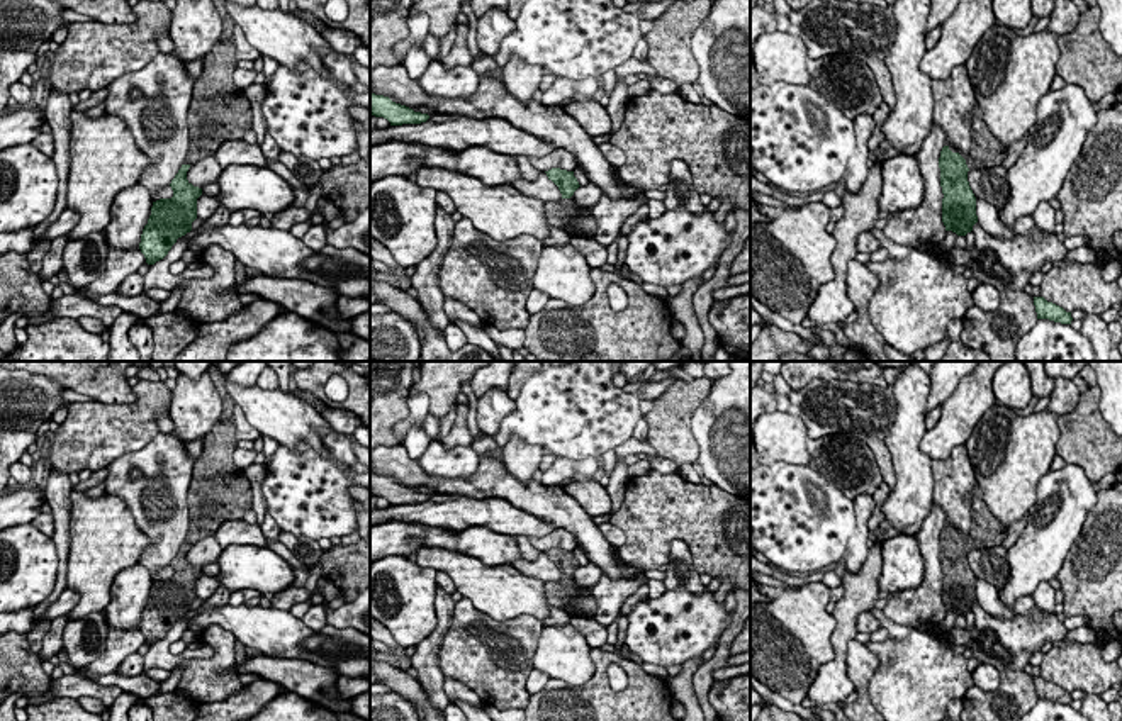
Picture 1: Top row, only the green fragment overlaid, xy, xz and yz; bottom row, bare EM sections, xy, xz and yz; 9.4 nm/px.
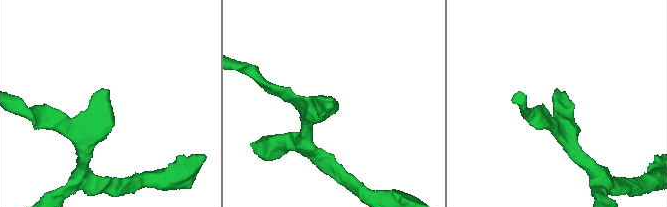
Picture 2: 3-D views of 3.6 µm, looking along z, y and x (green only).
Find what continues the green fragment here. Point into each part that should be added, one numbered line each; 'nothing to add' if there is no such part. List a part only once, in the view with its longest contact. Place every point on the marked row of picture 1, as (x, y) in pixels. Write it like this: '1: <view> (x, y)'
1: yz (987, 151)

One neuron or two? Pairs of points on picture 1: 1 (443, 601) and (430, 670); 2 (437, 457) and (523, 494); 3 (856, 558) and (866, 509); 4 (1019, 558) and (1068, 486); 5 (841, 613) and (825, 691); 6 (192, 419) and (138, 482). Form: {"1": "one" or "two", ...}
{"1": "one", "2": "two", "3": "one", "4": "one", "5": "one", "6": "two"}

